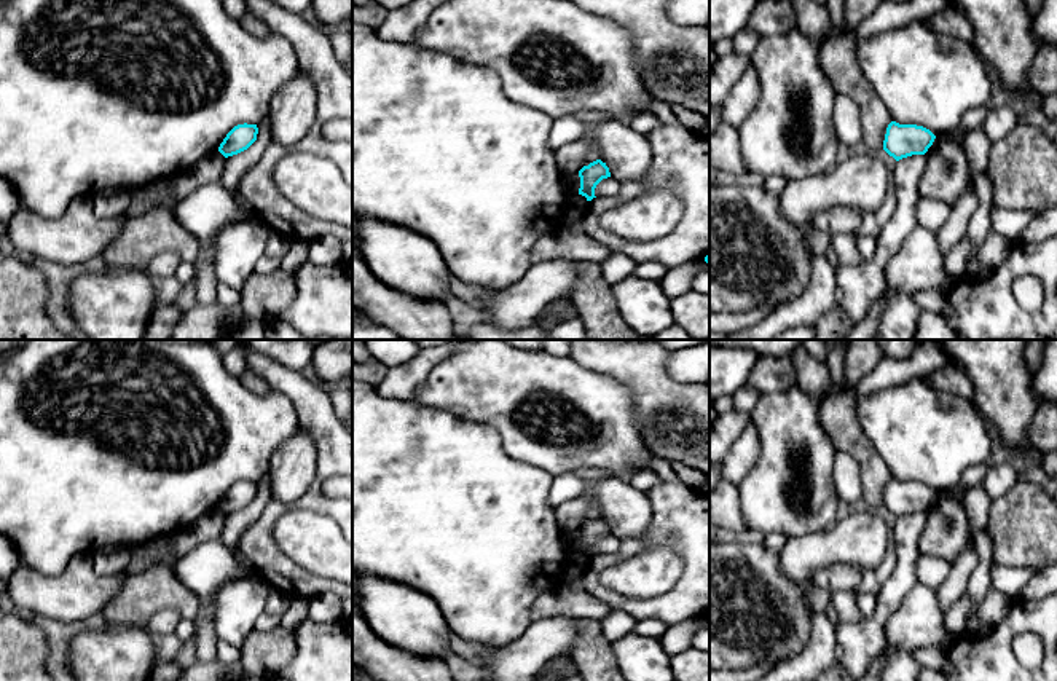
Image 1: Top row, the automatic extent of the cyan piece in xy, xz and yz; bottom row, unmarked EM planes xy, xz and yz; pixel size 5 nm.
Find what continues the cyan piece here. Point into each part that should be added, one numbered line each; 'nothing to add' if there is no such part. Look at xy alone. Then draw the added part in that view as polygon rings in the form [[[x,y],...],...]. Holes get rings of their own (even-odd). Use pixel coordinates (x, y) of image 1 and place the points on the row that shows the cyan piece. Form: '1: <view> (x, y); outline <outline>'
nothing to add

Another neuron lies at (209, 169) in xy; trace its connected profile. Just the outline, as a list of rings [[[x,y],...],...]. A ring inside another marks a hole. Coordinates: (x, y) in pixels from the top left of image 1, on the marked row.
[[[215,150],[206,155],[193,167],[187,169],[183,174],[171,177],[169,183],[174,206],[198,188],[220,182],[225,161],[226,158],[218,150]]]

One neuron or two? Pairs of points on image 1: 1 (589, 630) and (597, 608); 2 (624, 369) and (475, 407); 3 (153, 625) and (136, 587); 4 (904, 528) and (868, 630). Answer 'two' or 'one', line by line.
1: two
2: two
3: two
4: one

